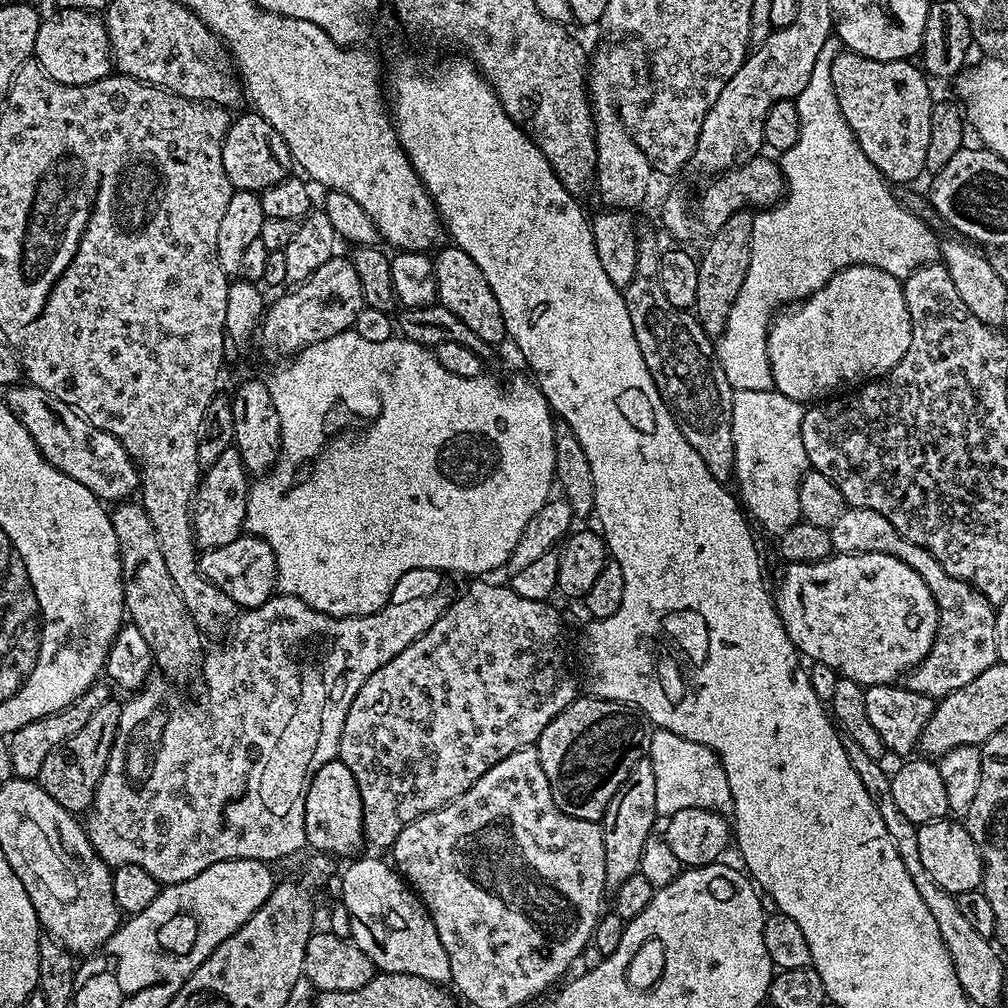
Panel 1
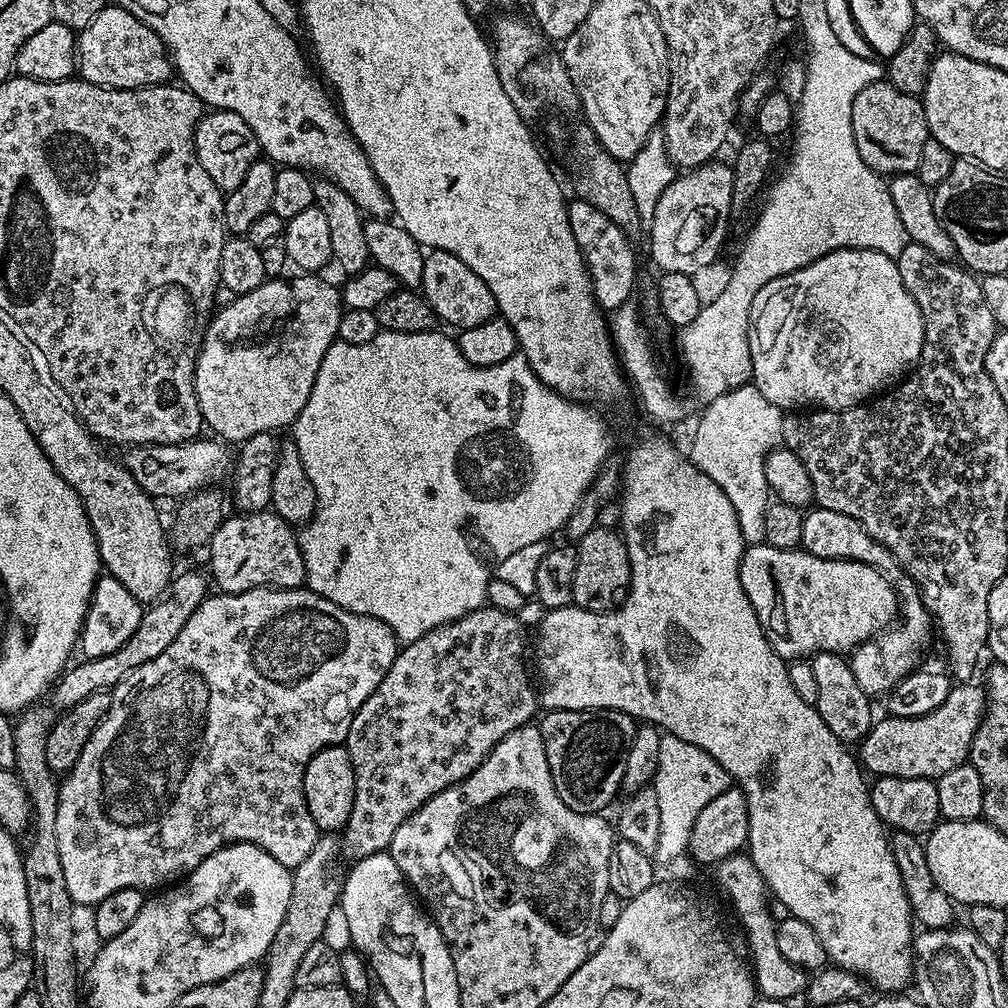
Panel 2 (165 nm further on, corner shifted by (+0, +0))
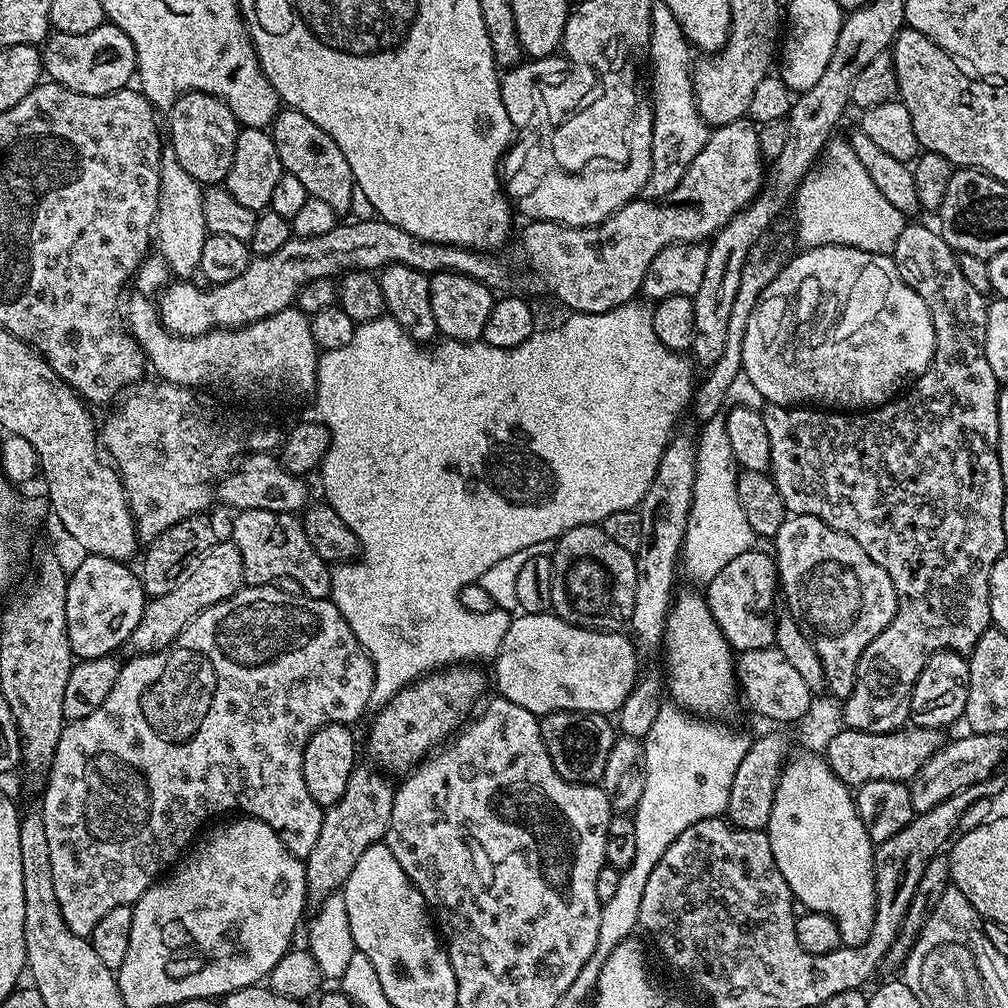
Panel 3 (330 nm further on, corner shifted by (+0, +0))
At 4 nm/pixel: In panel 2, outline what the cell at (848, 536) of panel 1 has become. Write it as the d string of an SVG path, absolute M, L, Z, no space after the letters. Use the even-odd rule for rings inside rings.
M813 507L804 516L799 547L818 558L857 560L869 564L892 583L898 601L898 622L877 636L871 636L866 643L859 644L850 653L852 673L858 686L866 690L869 698L877 698L876 696L880 695L883 697L892 691L892 687L899 680L906 678L909 672L917 667L916 655L931 642L932 636L934 640L934 621L922 602L919 586L904 573L904 567L897 562L894 554L890 554L890 550L886 550L886 546L870 538L870 534L866 534L864 527L854 518L850 518L850 514L838 514L838 510Z

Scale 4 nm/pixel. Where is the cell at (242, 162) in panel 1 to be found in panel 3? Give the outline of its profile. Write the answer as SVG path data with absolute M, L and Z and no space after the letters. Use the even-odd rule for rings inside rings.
M186 92L176 99L171 112L167 113L166 120L167 135L175 153L178 154L178 162L182 164L183 170L203 186L223 185L234 162L236 135L241 129L232 111L216 96L205 92Z

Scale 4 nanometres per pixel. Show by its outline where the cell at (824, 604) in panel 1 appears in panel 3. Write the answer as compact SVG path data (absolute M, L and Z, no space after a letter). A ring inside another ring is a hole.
M759 550L742 553L732 562L726 563L706 584L706 599L712 617L718 622L728 644L737 653L773 647L776 639L776 617L772 612L776 600L778 604L778 577L776 561Z

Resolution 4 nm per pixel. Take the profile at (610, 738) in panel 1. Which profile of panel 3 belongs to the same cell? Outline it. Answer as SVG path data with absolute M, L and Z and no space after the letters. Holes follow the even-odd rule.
M549 712L539 717L542 742L554 762L554 770L564 780L575 784L595 784L603 781L606 758L618 739L617 729L602 712Z

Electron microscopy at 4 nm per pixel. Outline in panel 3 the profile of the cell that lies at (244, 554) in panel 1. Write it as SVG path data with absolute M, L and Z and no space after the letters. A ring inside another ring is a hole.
M246 508L237 511L235 516L230 540L242 554L244 578L249 585L268 586L273 582L284 582L280 580L297 580L303 595L329 599L332 591L329 565L320 557L318 550L310 546L303 523L293 513Z

